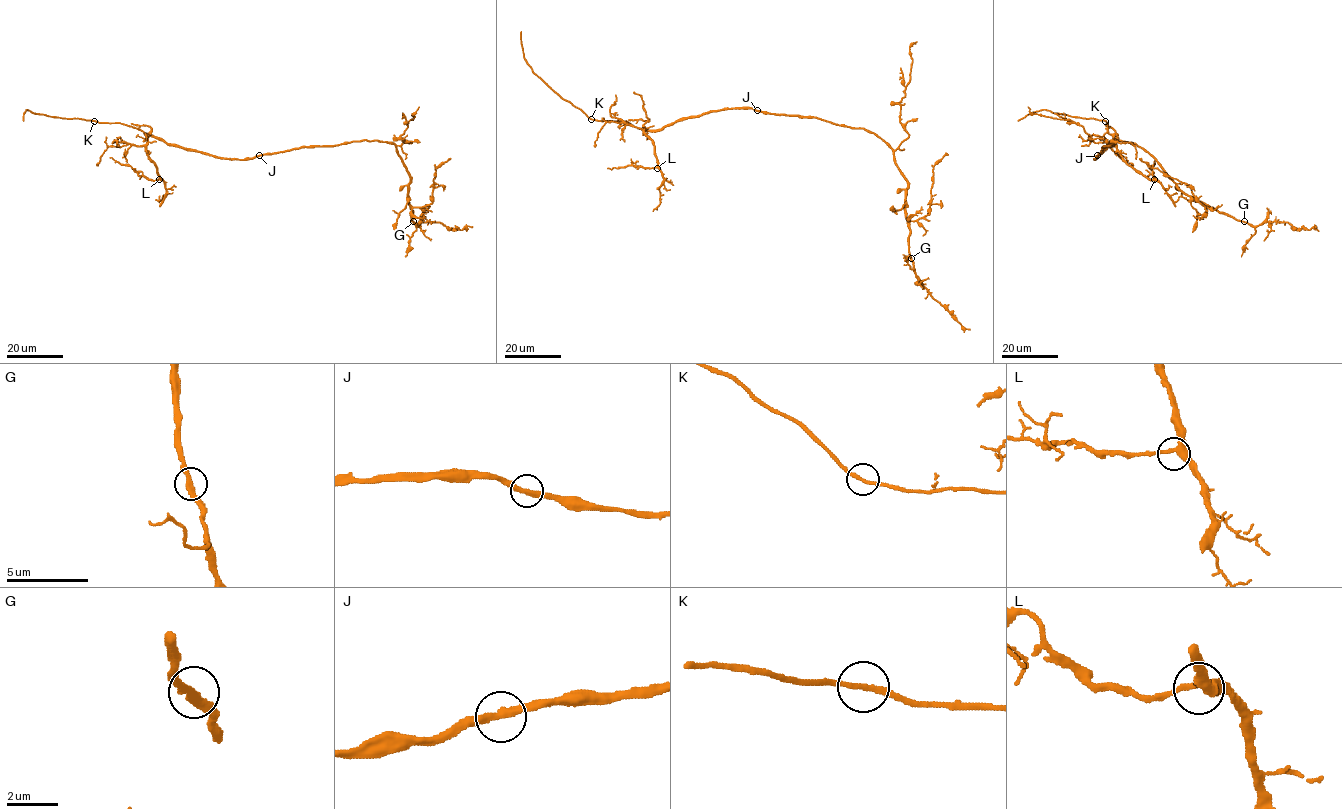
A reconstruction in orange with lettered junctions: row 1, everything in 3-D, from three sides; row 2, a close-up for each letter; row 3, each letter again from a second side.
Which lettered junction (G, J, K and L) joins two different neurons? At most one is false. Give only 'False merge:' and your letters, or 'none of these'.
False merge: none of these

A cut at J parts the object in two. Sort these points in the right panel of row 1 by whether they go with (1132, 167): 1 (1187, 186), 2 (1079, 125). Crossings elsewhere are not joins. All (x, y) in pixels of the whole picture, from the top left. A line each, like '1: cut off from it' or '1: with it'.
1: cut off from it
2: cut off from it

